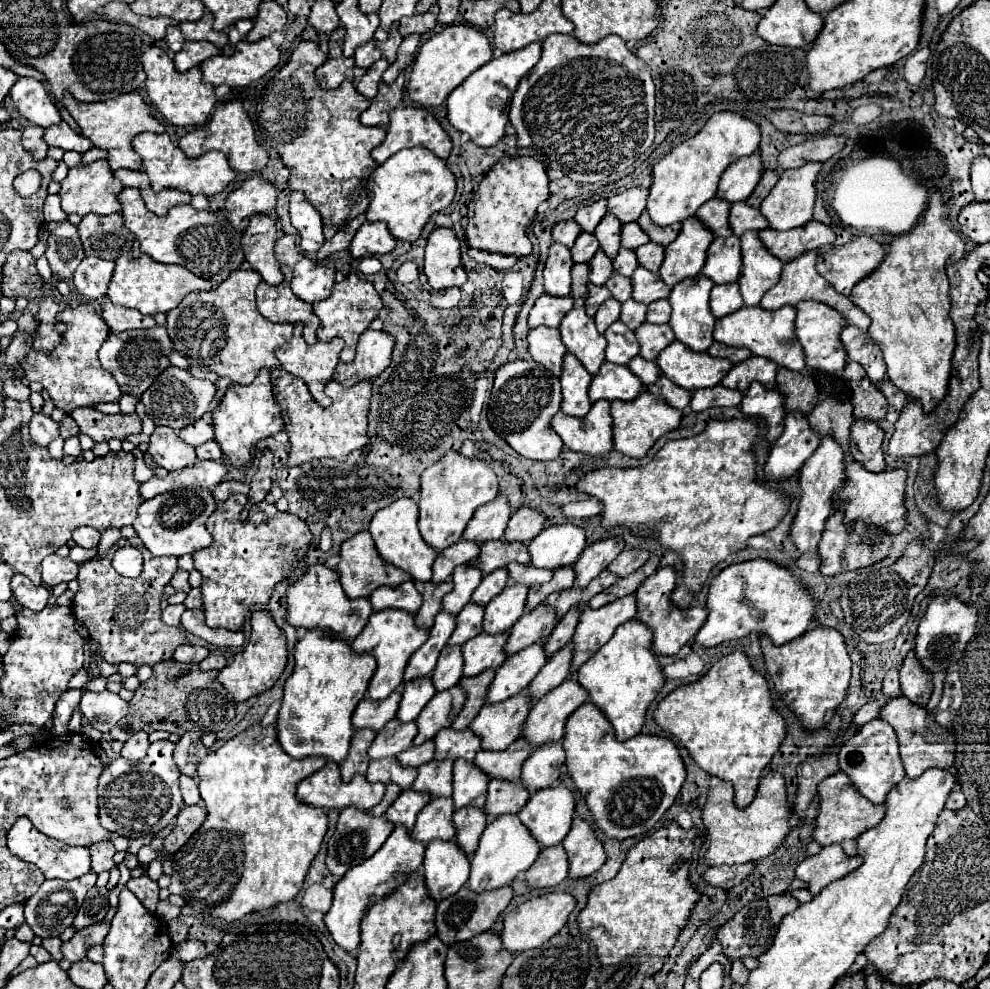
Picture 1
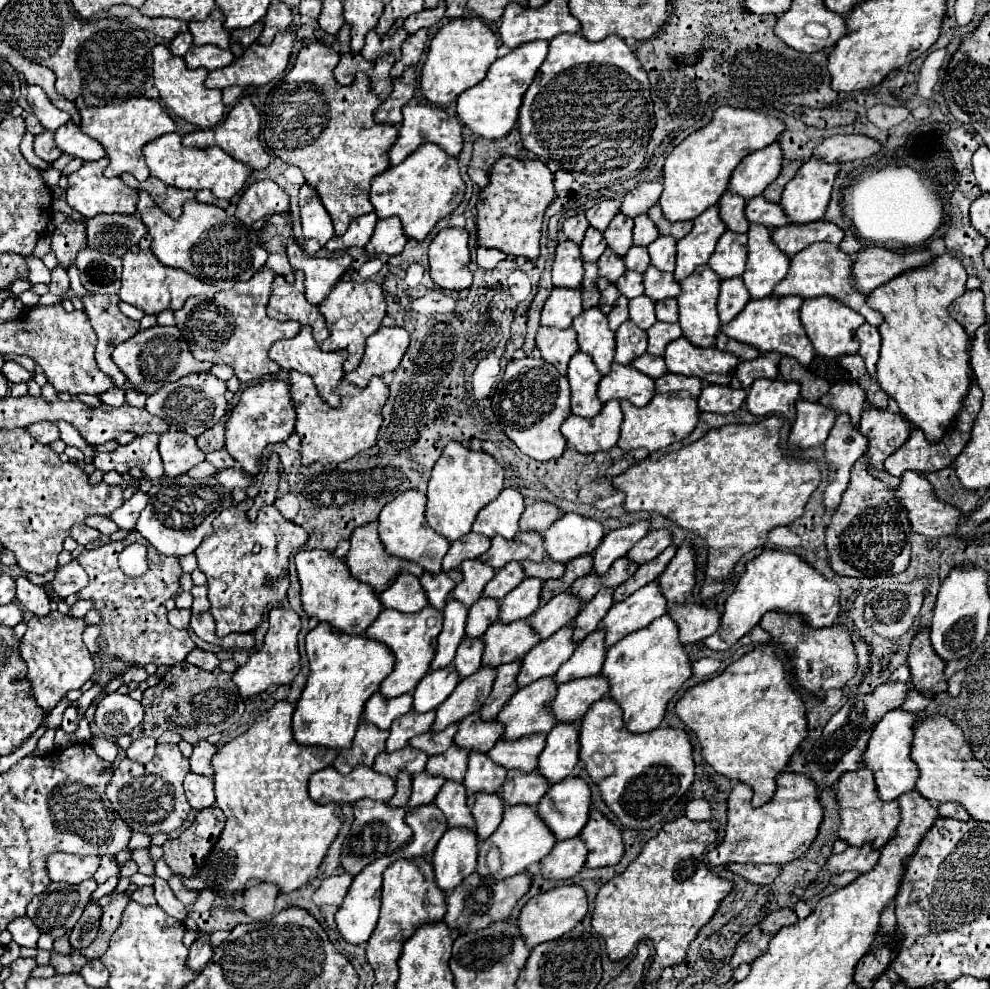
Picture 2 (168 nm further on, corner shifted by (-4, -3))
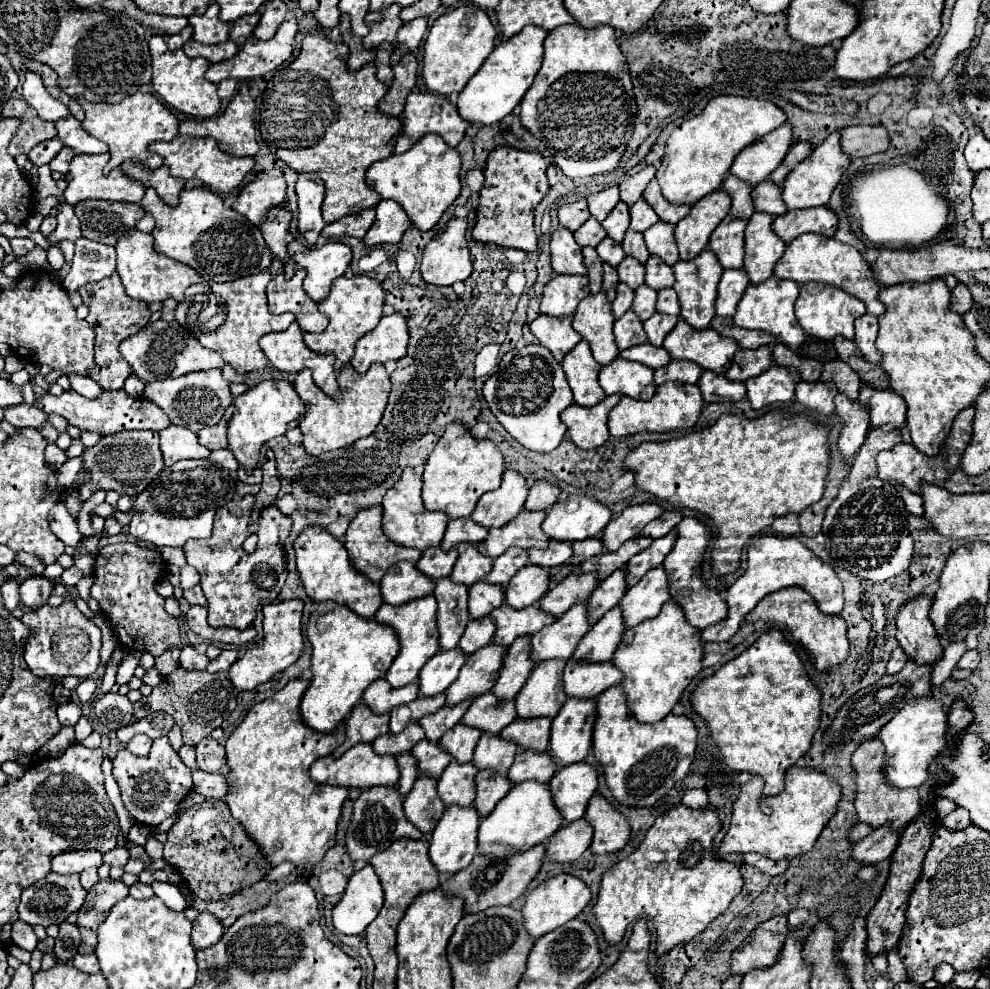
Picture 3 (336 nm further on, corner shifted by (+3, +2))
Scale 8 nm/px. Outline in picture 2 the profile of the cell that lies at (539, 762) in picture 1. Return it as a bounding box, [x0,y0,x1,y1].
[538,724,578,784]

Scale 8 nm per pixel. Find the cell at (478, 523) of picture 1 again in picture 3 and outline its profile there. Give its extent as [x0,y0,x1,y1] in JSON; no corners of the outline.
[471,469,529,527]

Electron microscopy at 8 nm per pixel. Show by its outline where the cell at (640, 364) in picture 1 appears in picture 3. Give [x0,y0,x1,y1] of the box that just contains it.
[621,343,671,369]

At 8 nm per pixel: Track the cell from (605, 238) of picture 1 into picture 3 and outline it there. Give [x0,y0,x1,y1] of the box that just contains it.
[603,201,629,241]

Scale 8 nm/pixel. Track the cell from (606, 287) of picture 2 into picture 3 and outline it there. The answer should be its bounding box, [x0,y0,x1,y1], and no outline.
[603,263,619,291]

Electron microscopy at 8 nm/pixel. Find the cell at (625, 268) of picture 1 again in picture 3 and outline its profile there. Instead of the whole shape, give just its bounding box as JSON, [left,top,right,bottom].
[621,229,651,263]

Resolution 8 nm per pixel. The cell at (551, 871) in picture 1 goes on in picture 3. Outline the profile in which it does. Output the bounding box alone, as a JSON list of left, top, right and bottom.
[547,819,593,863]

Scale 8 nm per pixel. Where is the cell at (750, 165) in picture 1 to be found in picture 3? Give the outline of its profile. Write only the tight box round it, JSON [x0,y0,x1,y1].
[731,123,793,185]

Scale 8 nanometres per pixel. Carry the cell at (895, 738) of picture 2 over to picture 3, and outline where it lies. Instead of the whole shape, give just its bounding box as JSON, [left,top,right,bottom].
[879,697,947,789]

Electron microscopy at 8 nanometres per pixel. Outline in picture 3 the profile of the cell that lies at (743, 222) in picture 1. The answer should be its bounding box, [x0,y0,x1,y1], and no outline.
[753,179,787,217]

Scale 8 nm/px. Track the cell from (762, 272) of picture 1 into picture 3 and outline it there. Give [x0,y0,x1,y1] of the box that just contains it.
[745,211,785,283]

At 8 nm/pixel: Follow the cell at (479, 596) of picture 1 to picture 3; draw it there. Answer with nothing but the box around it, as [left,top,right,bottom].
[487,549,529,585]

